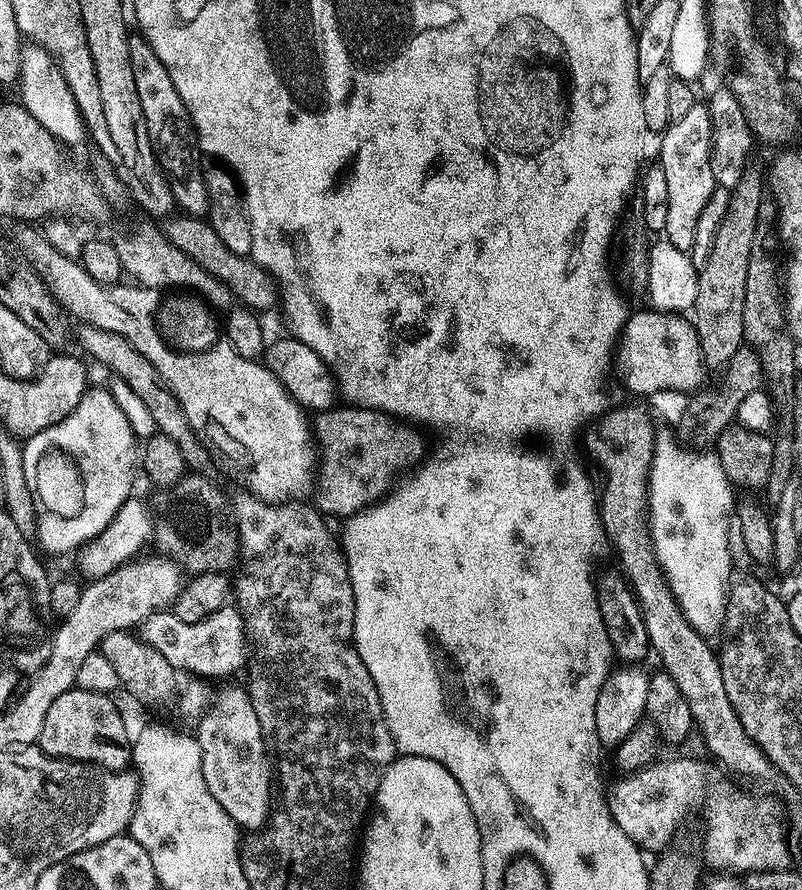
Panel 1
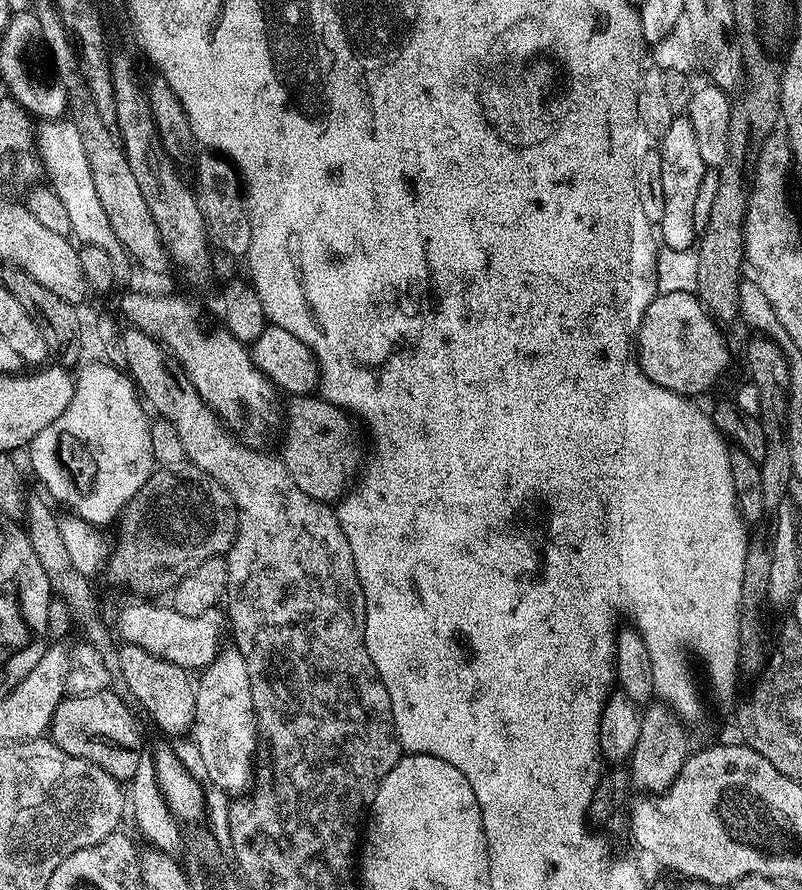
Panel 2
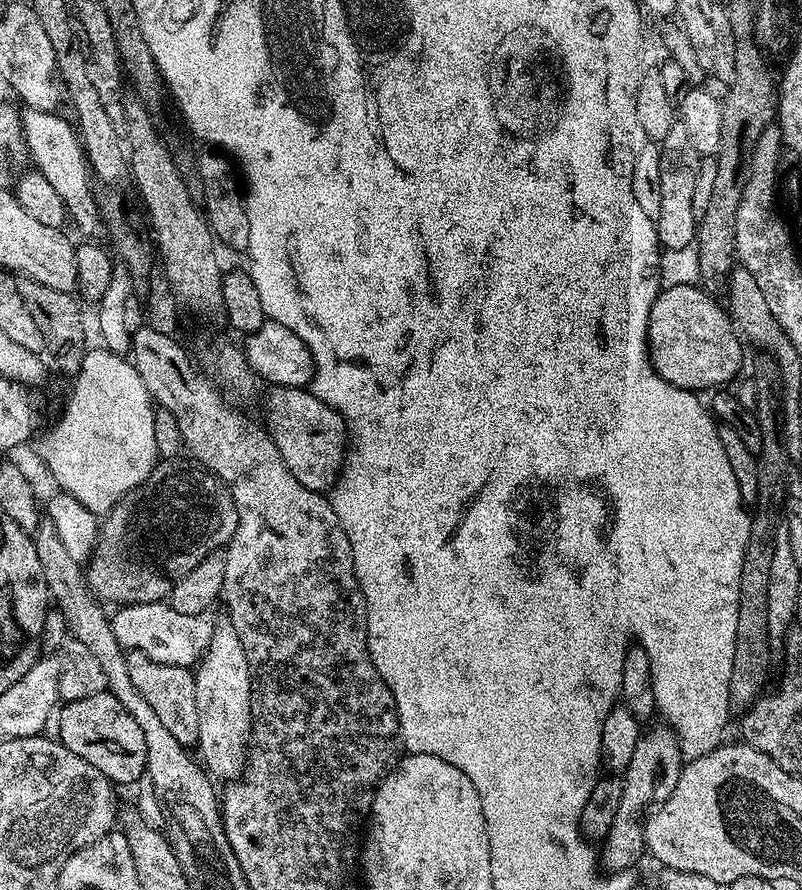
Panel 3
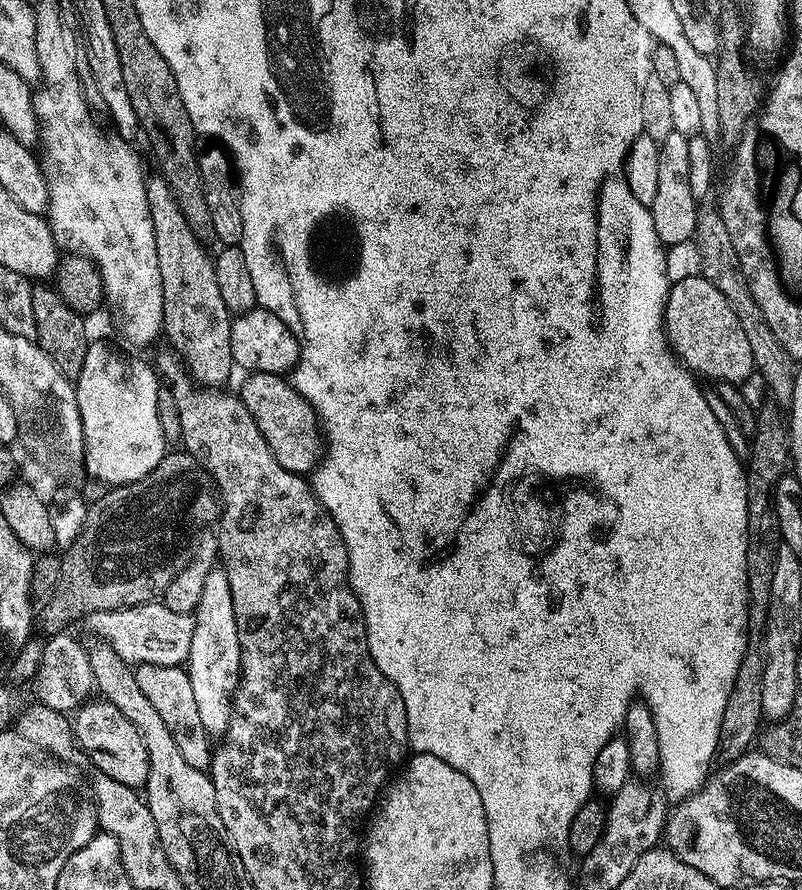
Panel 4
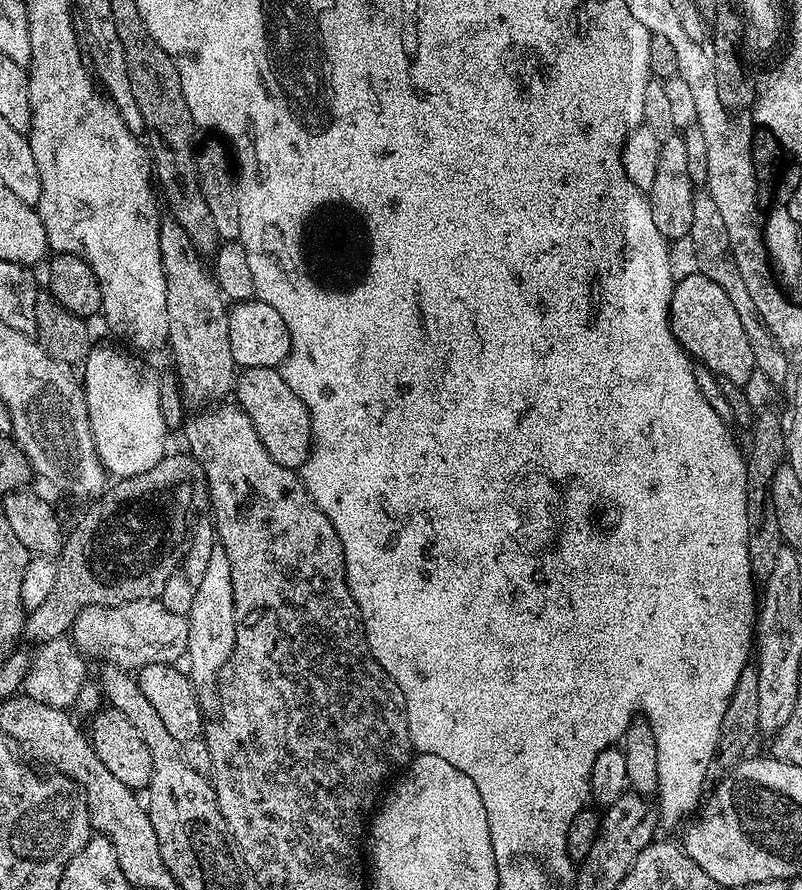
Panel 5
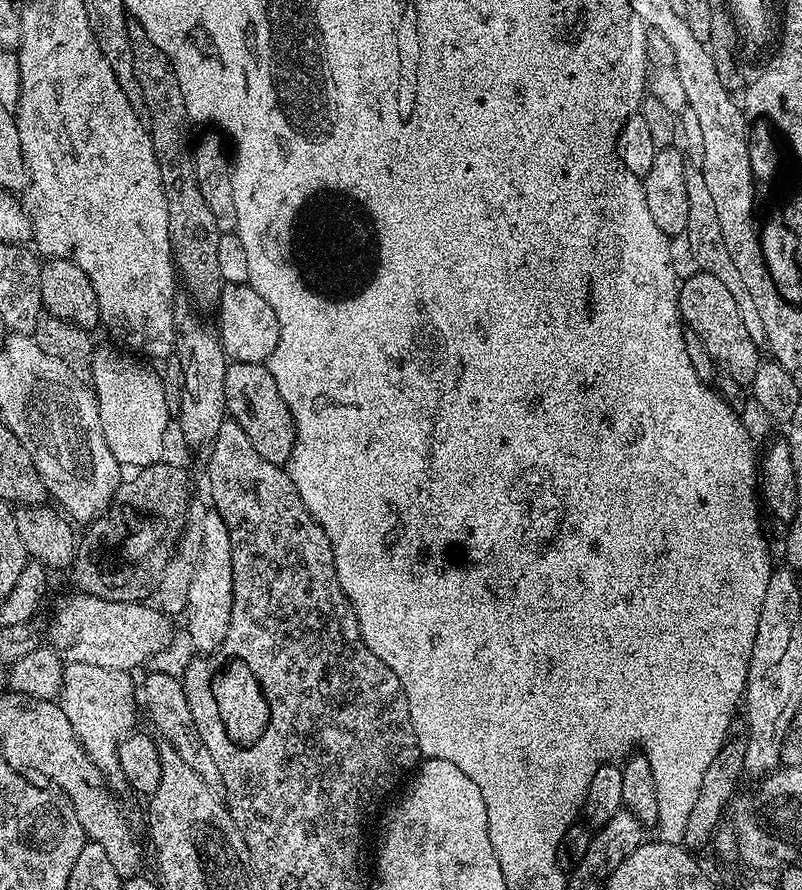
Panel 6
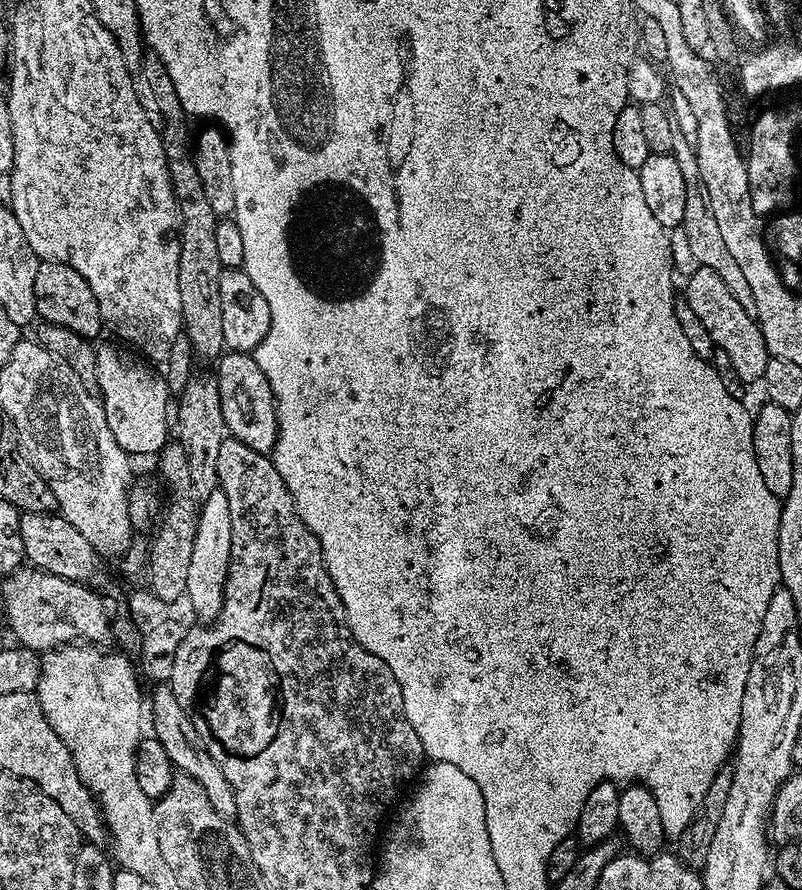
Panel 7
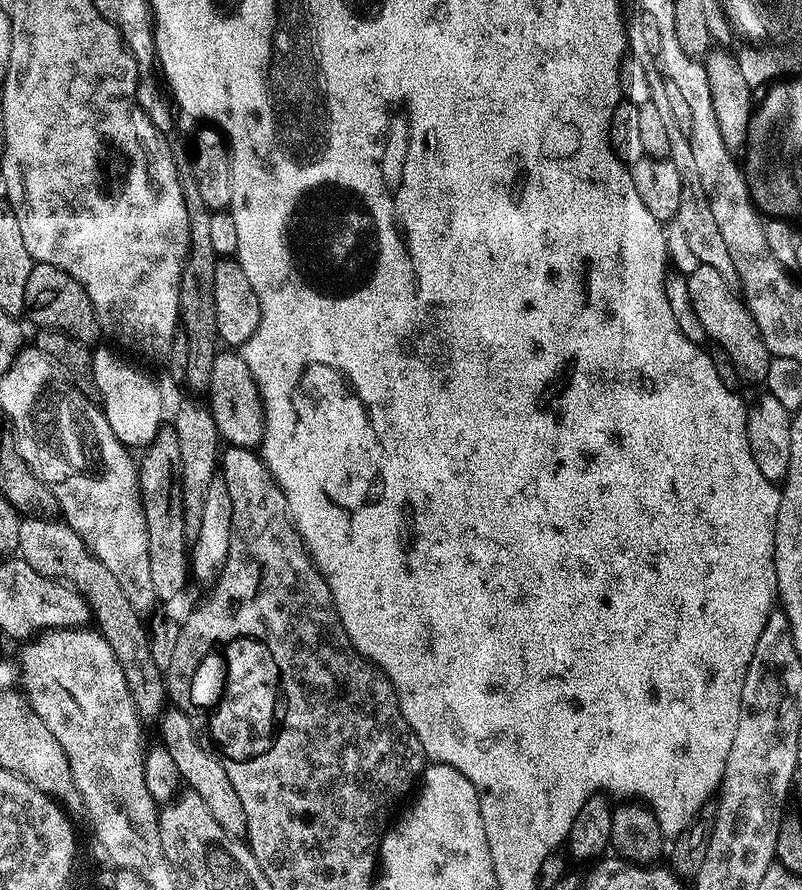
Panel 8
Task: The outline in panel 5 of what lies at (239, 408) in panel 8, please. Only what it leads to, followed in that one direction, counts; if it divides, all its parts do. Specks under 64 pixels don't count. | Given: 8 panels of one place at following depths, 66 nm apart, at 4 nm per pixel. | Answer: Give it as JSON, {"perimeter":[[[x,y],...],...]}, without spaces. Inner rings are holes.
{"perimeter":[[[246,368],[236,377],[234,400],[254,424],[254,430],[266,448],[266,454],[278,462],[278,466],[299,470],[304,467],[312,450],[312,423],[308,408],[286,386],[282,374],[275,368]]]}

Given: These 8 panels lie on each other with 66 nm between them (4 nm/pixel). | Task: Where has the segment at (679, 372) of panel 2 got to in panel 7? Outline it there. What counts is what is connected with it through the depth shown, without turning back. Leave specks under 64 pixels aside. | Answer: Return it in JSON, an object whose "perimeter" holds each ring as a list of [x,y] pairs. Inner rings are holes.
{"perimeter":[[[699,267],[686,276],[686,282],[688,282],[688,285],[685,286],[684,292],[682,292],[683,299],[688,300],[691,310],[694,310],[695,317],[705,326],[710,338],[713,339],[715,347],[721,353],[724,351],[724,356],[728,359],[728,364],[732,367],[731,371],[734,375],[745,382],[751,382],[751,380],[763,381],[766,362],[770,357],[766,342],[762,338],[762,330],[759,324],[756,323],[756,317],[751,316],[742,308],[741,303],[738,302],[737,298],[734,298],[734,294],[726,286],[726,282],[718,276],[714,269]]]}

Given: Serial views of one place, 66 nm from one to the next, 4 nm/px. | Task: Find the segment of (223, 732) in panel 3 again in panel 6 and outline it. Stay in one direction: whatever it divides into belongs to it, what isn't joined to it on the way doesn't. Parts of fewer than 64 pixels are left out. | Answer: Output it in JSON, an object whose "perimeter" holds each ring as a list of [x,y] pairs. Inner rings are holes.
{"perimeter":[[[209,510],[204,520],[199,521],[202,530],[202,558],[198,570],[194,570],[194,582],[190,582],[190,598],[186,609],[188,616],[188,636],[197,648],[197,653],[211,654],[219,648],[230,630],[232,613],[232,551],[230,550],[230,530],[226,522],[215,510]]]}

